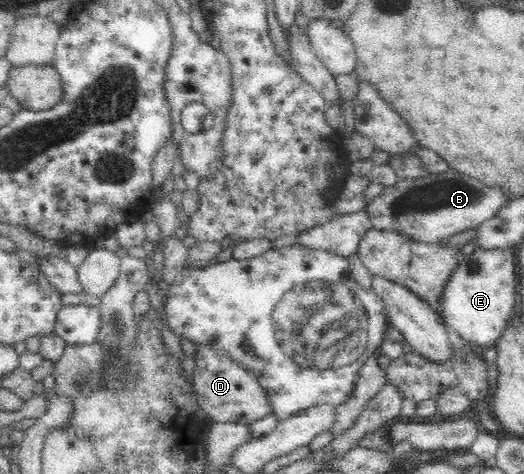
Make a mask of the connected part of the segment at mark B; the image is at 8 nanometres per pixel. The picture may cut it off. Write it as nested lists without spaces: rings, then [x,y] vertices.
[[[452,168],[442,173],[426,174],[412,179],[398,178],[392,185],[387,185],[382,193],[375,195],[363,209],[366,212],[371,229],[378,231],[399,231],[414,243],[442,243],[444,239],[458,235],[467,229],[475,229],[483,221],[492,219],[507,199],[497,187],[488,187],[481,181],[462,175]]]

